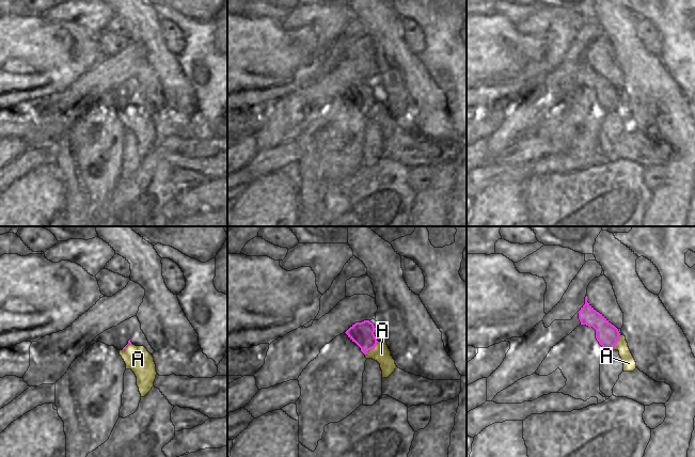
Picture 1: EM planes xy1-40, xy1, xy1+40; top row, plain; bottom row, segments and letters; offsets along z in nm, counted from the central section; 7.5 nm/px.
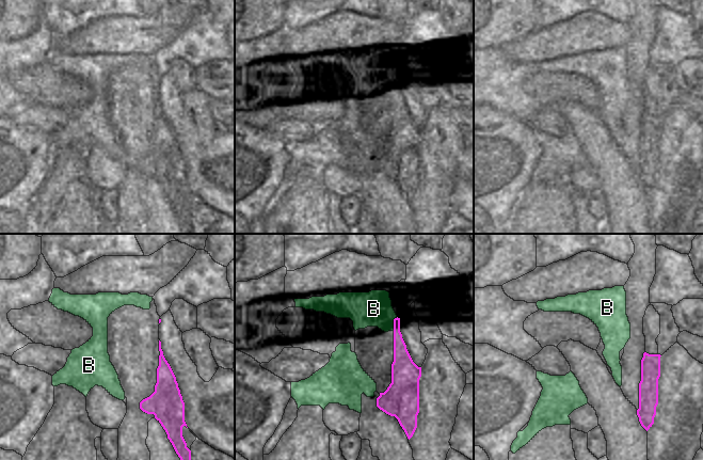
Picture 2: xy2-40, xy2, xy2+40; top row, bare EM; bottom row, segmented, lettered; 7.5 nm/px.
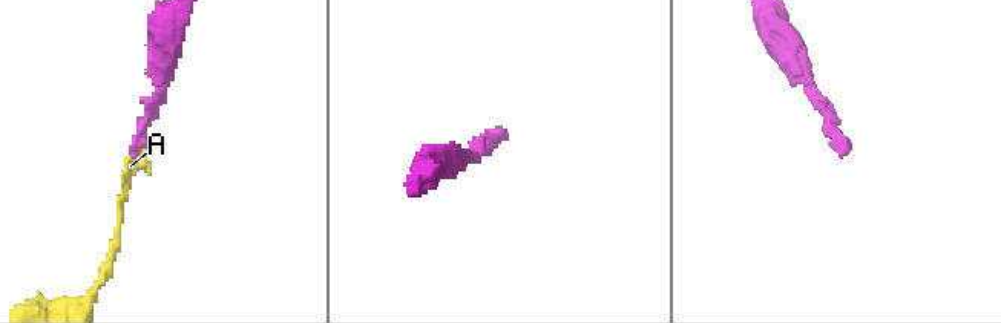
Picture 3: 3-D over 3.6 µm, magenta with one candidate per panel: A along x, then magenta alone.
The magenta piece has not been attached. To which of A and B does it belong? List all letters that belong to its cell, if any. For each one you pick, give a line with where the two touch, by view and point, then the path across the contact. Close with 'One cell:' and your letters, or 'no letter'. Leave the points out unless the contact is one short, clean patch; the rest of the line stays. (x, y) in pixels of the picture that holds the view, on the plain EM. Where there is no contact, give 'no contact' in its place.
A: contact xy1 (372, 109); way xy1 (362, 94), (372, 109), (381, 114)
One cell: A

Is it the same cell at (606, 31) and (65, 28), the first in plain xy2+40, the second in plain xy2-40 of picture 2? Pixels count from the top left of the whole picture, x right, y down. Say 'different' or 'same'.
different

